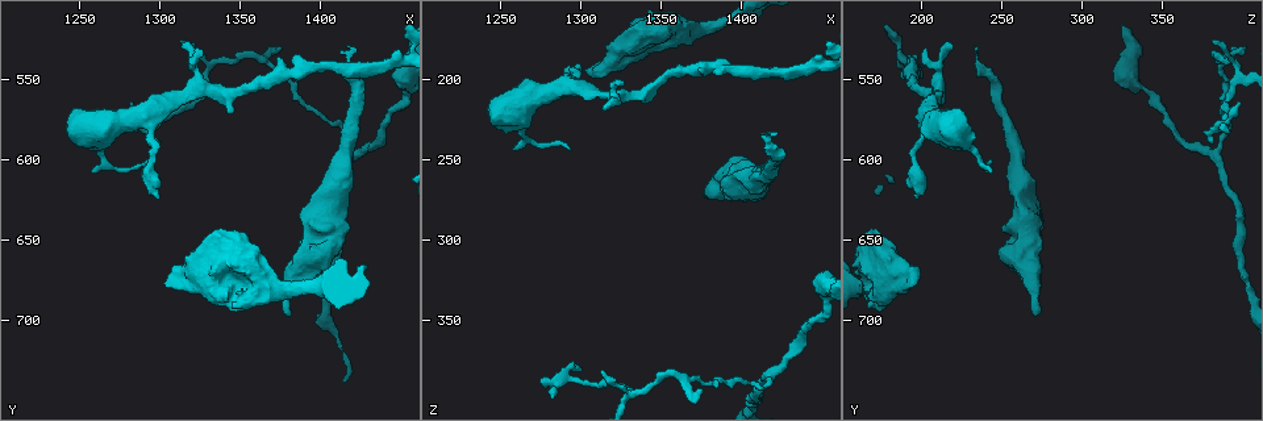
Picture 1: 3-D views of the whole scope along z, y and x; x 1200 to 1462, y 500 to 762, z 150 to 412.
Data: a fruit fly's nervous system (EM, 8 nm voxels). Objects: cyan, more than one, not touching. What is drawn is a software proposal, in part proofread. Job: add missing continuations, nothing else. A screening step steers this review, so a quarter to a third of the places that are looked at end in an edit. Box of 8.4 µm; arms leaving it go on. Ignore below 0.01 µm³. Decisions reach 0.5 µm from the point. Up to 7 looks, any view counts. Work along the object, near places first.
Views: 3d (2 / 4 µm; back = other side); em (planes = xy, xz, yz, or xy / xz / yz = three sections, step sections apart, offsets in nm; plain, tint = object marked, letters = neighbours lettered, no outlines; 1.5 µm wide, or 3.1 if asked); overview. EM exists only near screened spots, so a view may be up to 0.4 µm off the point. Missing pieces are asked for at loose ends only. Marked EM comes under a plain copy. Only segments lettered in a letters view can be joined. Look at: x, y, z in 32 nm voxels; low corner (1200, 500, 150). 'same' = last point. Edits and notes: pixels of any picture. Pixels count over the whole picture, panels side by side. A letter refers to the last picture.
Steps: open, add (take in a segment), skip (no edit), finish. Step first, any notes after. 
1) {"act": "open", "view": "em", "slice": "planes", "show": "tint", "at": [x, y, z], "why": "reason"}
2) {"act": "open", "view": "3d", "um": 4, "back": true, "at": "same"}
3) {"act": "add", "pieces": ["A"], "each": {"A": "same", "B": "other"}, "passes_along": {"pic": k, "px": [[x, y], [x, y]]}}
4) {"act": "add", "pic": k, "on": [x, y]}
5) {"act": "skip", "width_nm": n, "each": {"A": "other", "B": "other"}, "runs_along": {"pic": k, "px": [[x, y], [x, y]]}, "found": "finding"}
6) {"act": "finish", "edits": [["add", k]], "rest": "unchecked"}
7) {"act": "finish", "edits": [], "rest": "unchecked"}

{"act": "open", "view": "3d", "um": 4, "back": true, "at": [1298, 586, 378], "why": "tapers out"}

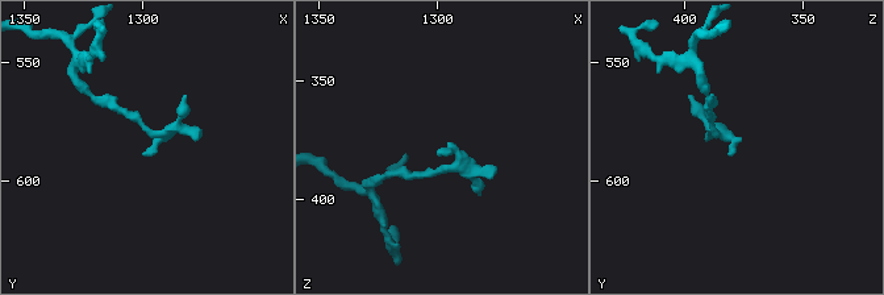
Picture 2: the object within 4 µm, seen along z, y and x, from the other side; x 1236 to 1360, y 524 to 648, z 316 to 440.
{"act": "open", "view": "em", "slice": "planes", "show": "letters", "at": [1298, 586, 380]}

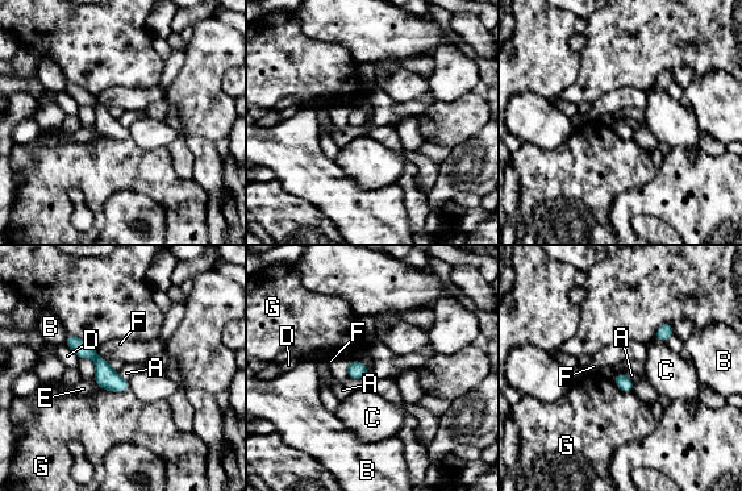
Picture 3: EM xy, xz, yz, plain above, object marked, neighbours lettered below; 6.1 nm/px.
{"act": "skip", "longest_contact_nm": ["G", 180], "each": {"A": "other", "B": "other", "C": "other", "D": "other", "E": "other", "F": "other", "G": "other"}, "runs_along": {"pic": 3, "px": [[69, 338], [125, 387]]}, "found": "none of them fits"}

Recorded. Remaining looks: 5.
{"act": "open", "view": "em", "slice": "planes", "show": "letters", "at": [1298, 624, 196], "why": "thin end"}

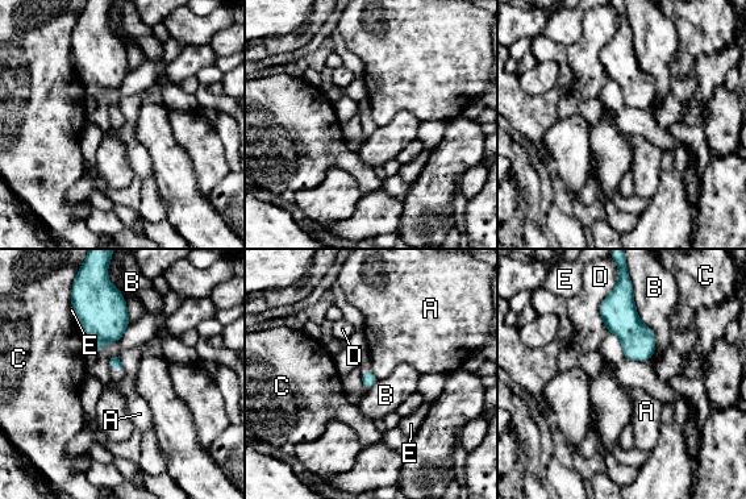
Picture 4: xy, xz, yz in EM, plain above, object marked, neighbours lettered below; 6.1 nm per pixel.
{"act": "skip", "each": {"A": "other", "B": "other", "C": "other", "D": "other", "E": "other"}, "border": {"pic": 4, "px": [[119, 356], [120, 365], [124, 369]]}, "found": "none of them fits"}

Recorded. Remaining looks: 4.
{"act": "open", "view": "em", "slice": "planes", "show": "letters", "at": [1380, 698, 272], "why": "stops while still wide"}

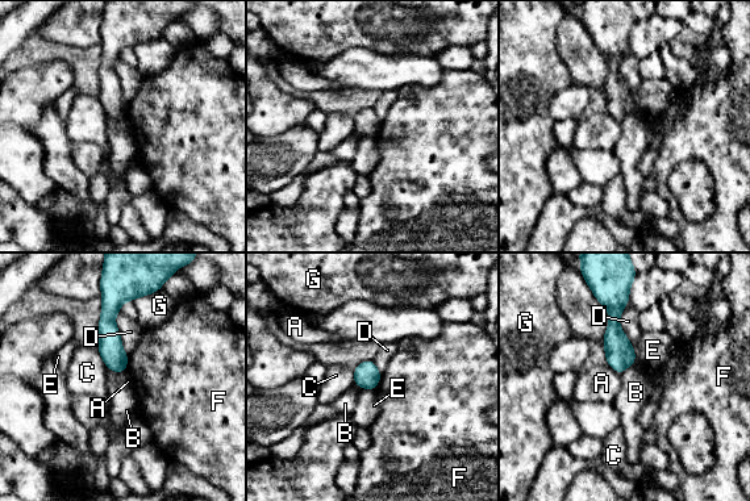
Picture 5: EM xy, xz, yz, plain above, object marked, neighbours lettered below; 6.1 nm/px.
{"act": "skip", "each": {"A": "other", "B": "other", "C": "other", "D": "other", "E": "other", "F": "other", "G": "other"}, "runs_along": {"pic": 5, "px": [[113, 300], [108, 334], [123, 368]]}, "found": "none of them fits"}

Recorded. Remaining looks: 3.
{"act": "finish", "edits": [], "rest": "unchecked"}

